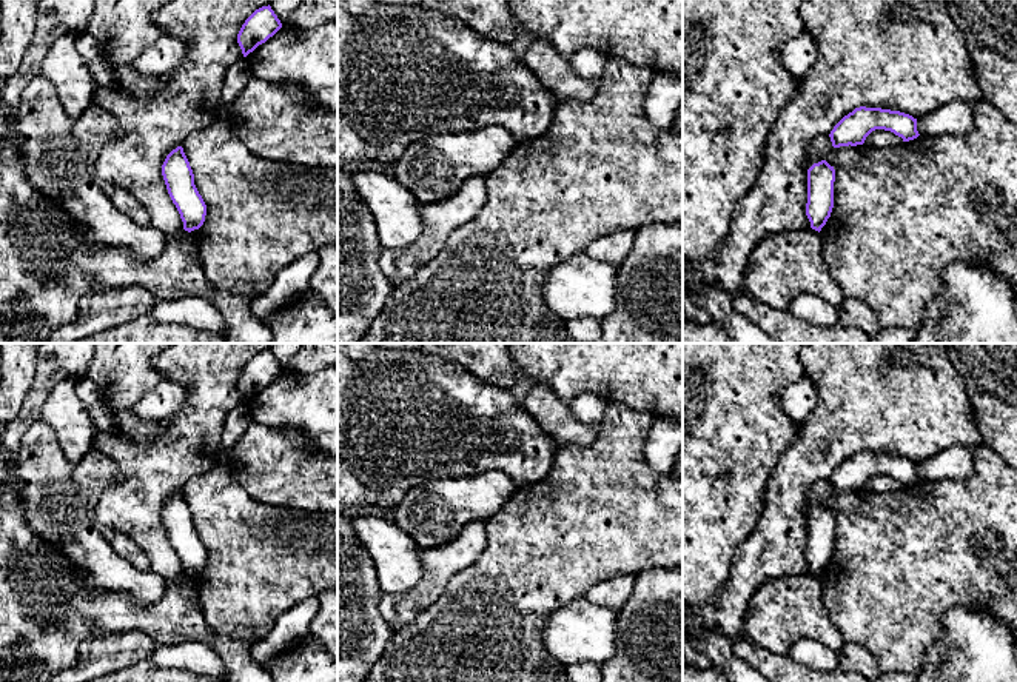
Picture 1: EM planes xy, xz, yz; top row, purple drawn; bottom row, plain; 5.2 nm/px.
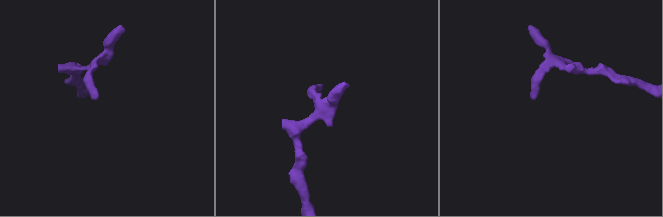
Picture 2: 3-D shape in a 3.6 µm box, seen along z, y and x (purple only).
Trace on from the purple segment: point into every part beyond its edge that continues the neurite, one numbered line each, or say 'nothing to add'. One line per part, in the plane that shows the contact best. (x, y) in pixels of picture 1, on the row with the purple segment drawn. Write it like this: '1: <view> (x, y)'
nothing to add

